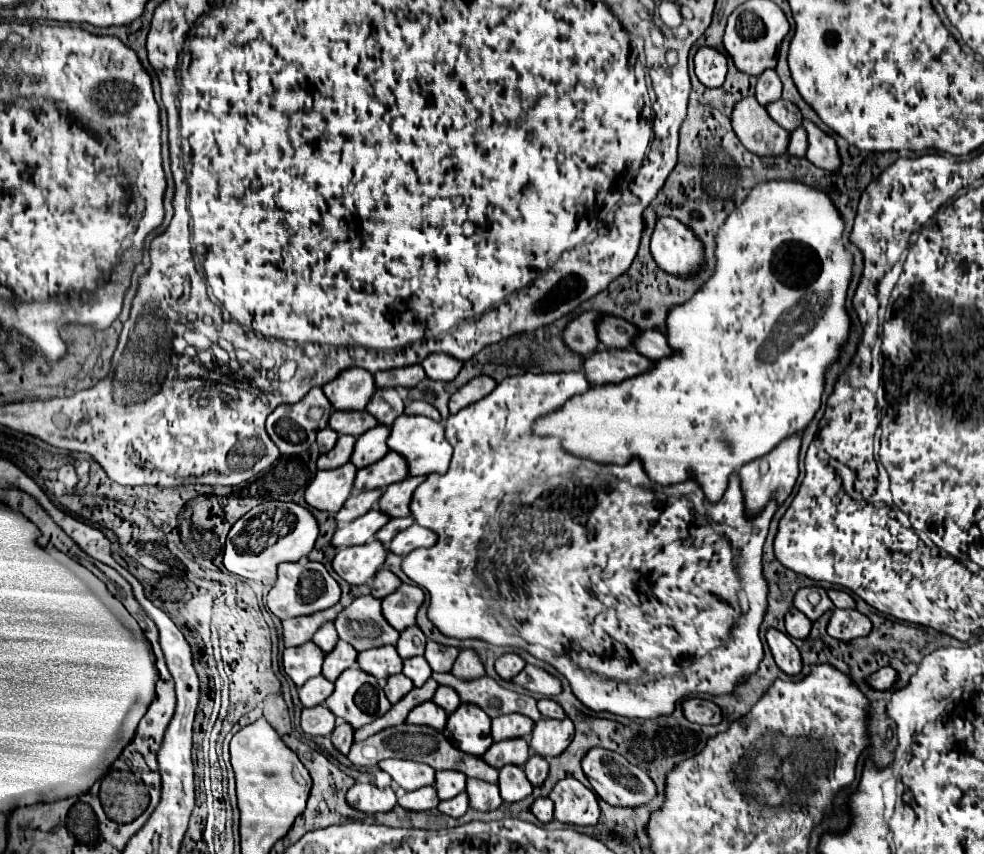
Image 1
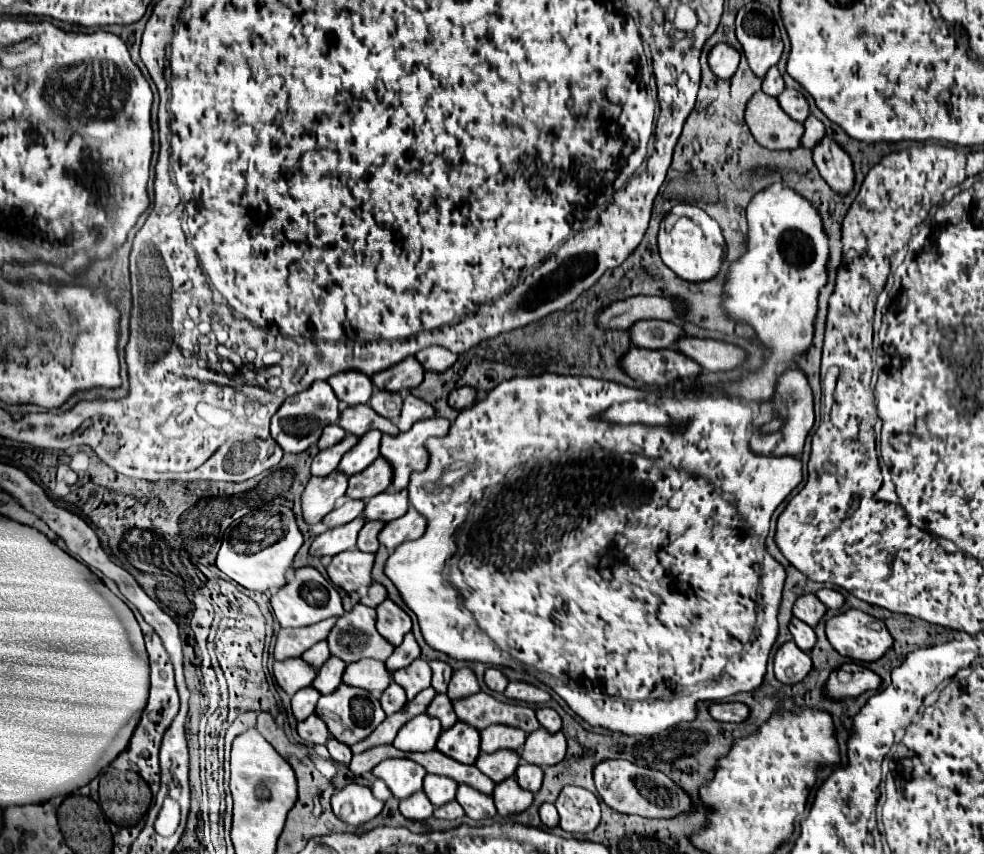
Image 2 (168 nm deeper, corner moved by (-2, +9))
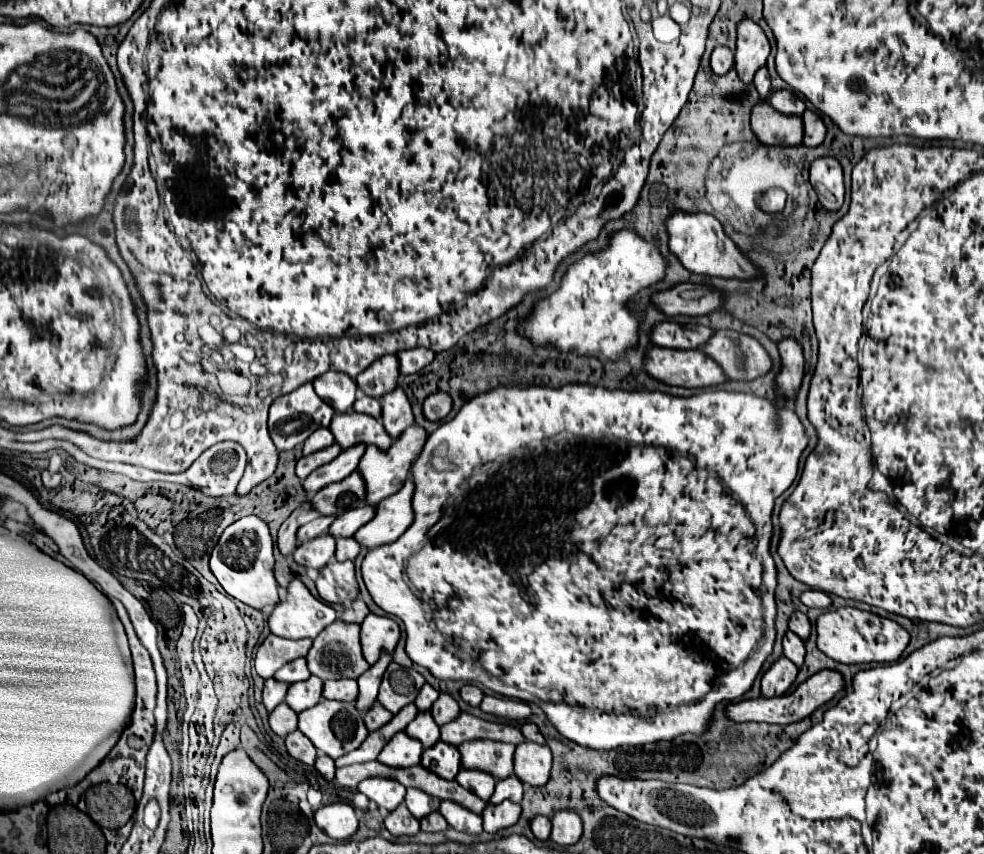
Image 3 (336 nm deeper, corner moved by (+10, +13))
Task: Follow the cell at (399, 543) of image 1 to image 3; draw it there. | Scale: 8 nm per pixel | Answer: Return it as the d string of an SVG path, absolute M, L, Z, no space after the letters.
M409 477L397 493L393 493L377 505L377 515L367 525L363 525L363 529L359 529L353 537L367 549L393 543L397 537L401 537L401 533L407 531L407 527L413 521L411 495L413 481Z

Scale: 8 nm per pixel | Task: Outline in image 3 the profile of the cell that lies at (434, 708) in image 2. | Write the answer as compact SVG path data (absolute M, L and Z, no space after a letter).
M419 711L417 717L407 725L405 733L419 739L423 747L433 747L439 741L439 725L435 725L431 711Z

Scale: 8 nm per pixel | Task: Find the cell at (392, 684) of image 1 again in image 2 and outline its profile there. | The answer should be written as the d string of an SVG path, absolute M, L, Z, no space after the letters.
M389 685L385 691L383 691L383 697L381 697L381 707L385 711L385 715L393 715L397 711L401 711L407 703L407 697L403 693L403 689L399 689L399 685Z

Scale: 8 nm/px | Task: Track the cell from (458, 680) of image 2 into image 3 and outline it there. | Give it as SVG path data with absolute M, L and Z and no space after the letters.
M441 691L441 693L439 693L439 699L437 699L435 705L431 707L431 713L433 713L433 719L437 721L437 725L445 725L447 721L455 719L455 717L461 713L461 709L459 709L457 699L455 699L451 693Z

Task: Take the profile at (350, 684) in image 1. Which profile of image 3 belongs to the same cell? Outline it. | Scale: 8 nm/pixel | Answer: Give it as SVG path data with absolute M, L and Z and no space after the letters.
M325 697L319 701L319 705L299 713L299 729L313 741L313 745L321 753L333 759L349 753L351 749L357 749L367 737L367 727L363 725L363 713L355 709L355 701L351 703L349 701L327 701Z

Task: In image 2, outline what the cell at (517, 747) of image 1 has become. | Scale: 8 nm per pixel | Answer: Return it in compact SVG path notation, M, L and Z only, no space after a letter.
M491 753L491 757L479 755L475 767L493 779L493 783L501 783L515 773L519 765L519 753Z

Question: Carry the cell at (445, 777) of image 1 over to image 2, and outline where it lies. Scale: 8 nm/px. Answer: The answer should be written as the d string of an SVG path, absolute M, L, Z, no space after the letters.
M427 775L423 781L423 791L425 791L425 795L433 807L441 807L441 805L455 799L457 785L455 785L455 781L449 781L449 777Z

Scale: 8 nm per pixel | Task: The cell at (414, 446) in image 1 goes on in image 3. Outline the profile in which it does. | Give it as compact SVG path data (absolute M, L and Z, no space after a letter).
M411 425L403 431L403 437L399 437L399 441L393 441L391 443L391 449L383 451L383 449L375 449L373 445L367 445L365 449L365 455L361 457L359 461L359 473L363 475L365 479L365 485L367 485L367 501L369 503L379 503L383 501L385 497L389 497L391 493L395 493L399 489L399 485L403 485L403 481L407 479L407 471L409 471L409 465L411 461L417 457L421 445L425 443L427 439L427 431L419 425Z

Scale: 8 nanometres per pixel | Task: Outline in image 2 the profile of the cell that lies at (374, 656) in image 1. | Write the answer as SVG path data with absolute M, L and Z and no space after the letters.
M357 661L355 665L347 665L343 673L343 683L379 695L389 687L391 675L387 673L385 663L379 665L379 661Z

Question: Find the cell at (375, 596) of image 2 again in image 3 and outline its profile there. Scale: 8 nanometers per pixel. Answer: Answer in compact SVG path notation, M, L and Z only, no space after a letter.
M357 599L355 603L351 603L351 607L349 609L345 609L345 613L343 613L343 621L355 621L355 623L361 623L363 619L365 619L365 615L369 613L369 609L367 609L367 605L365 605L365 601L363 599Z

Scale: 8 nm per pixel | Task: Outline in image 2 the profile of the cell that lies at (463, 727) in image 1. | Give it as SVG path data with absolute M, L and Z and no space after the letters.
M457 721L451 729L441 733L437 741L437 751L459 763L475 765L475 759L479 755L479 731Z

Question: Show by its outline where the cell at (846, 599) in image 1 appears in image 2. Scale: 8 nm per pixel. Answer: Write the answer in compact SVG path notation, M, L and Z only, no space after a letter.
M821 589L815 593L815 597L819 597L819 601L827 607L827 609L839 609L845 603L845 597L835 591L835 589Z

